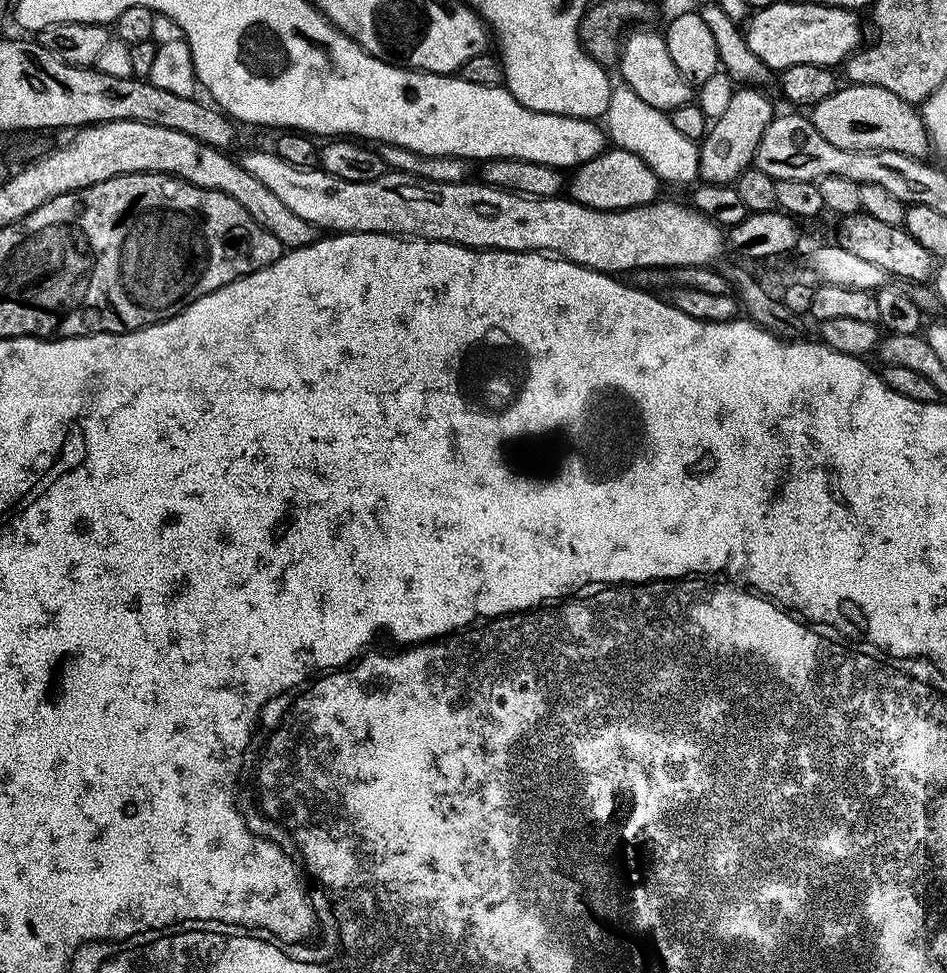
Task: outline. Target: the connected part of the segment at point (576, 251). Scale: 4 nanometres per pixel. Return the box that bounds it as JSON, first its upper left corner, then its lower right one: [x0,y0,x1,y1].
[238,151,726,274]

